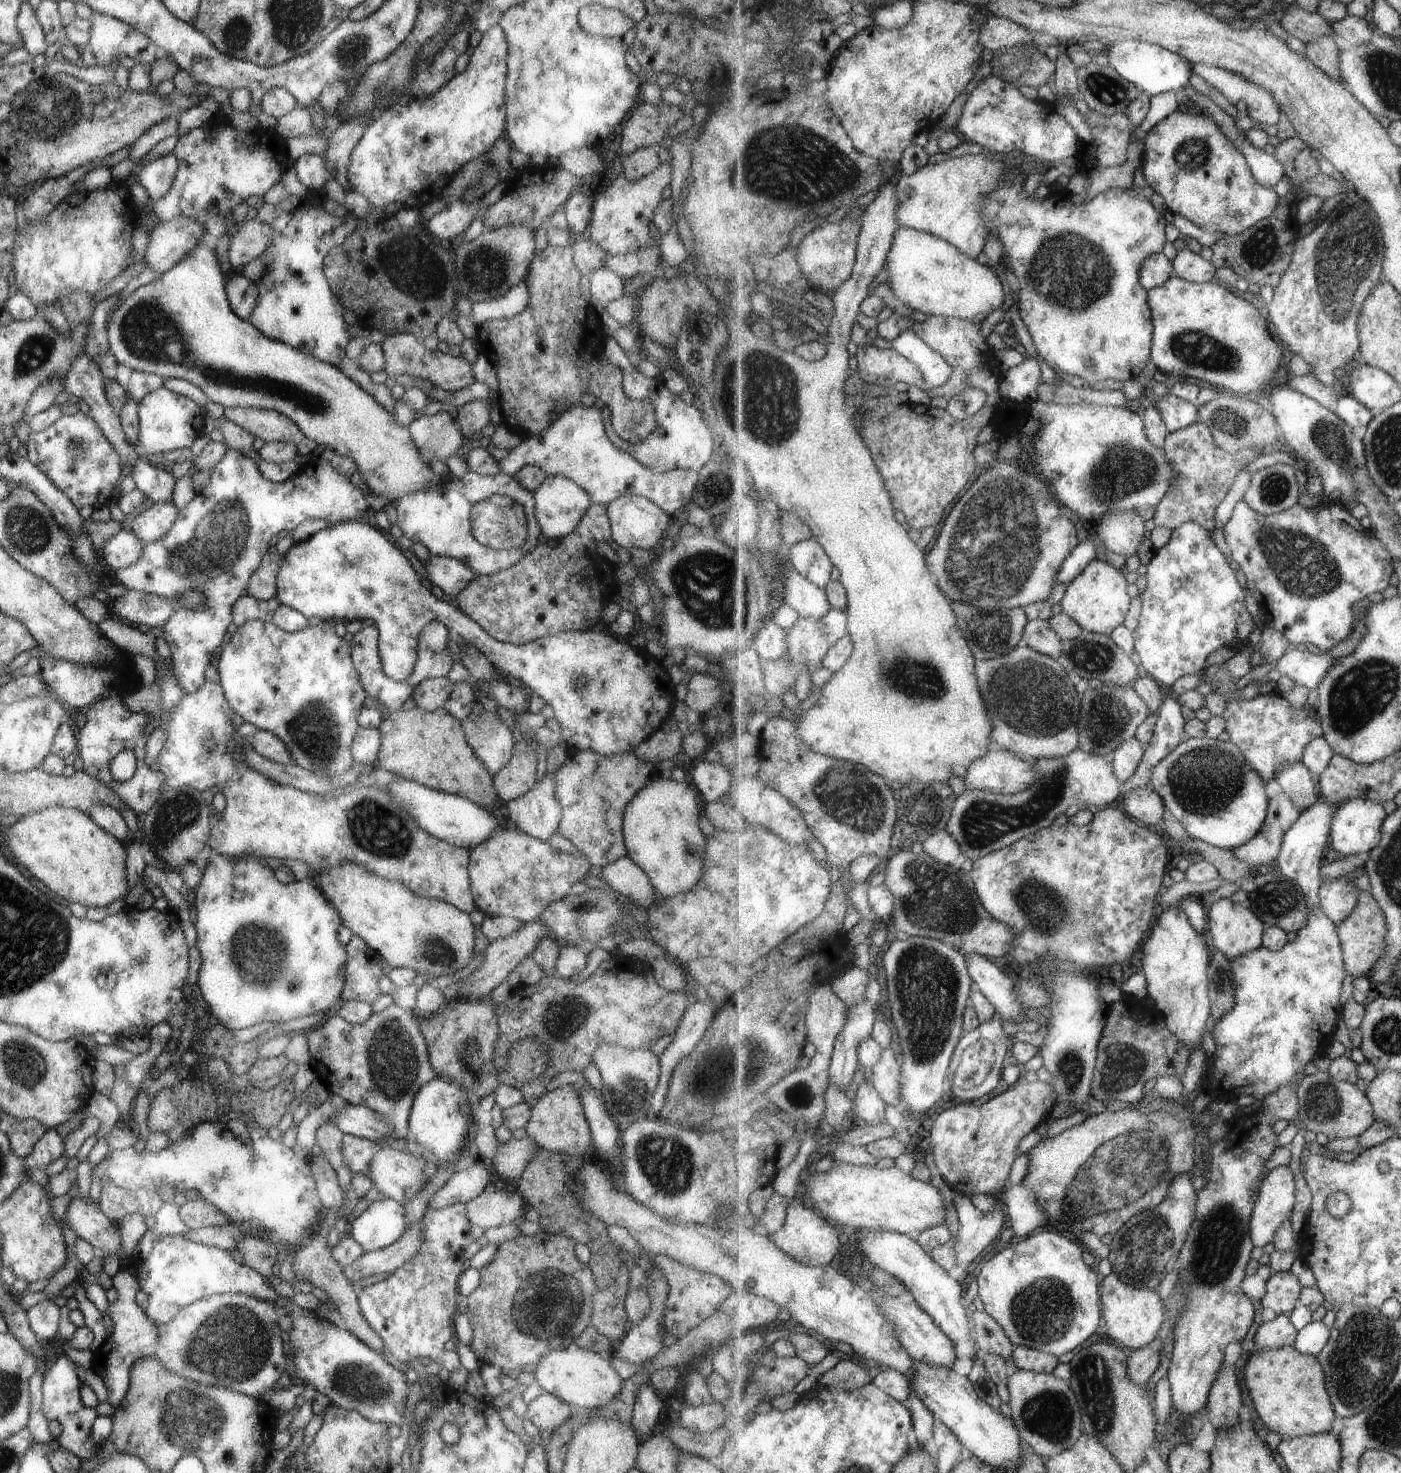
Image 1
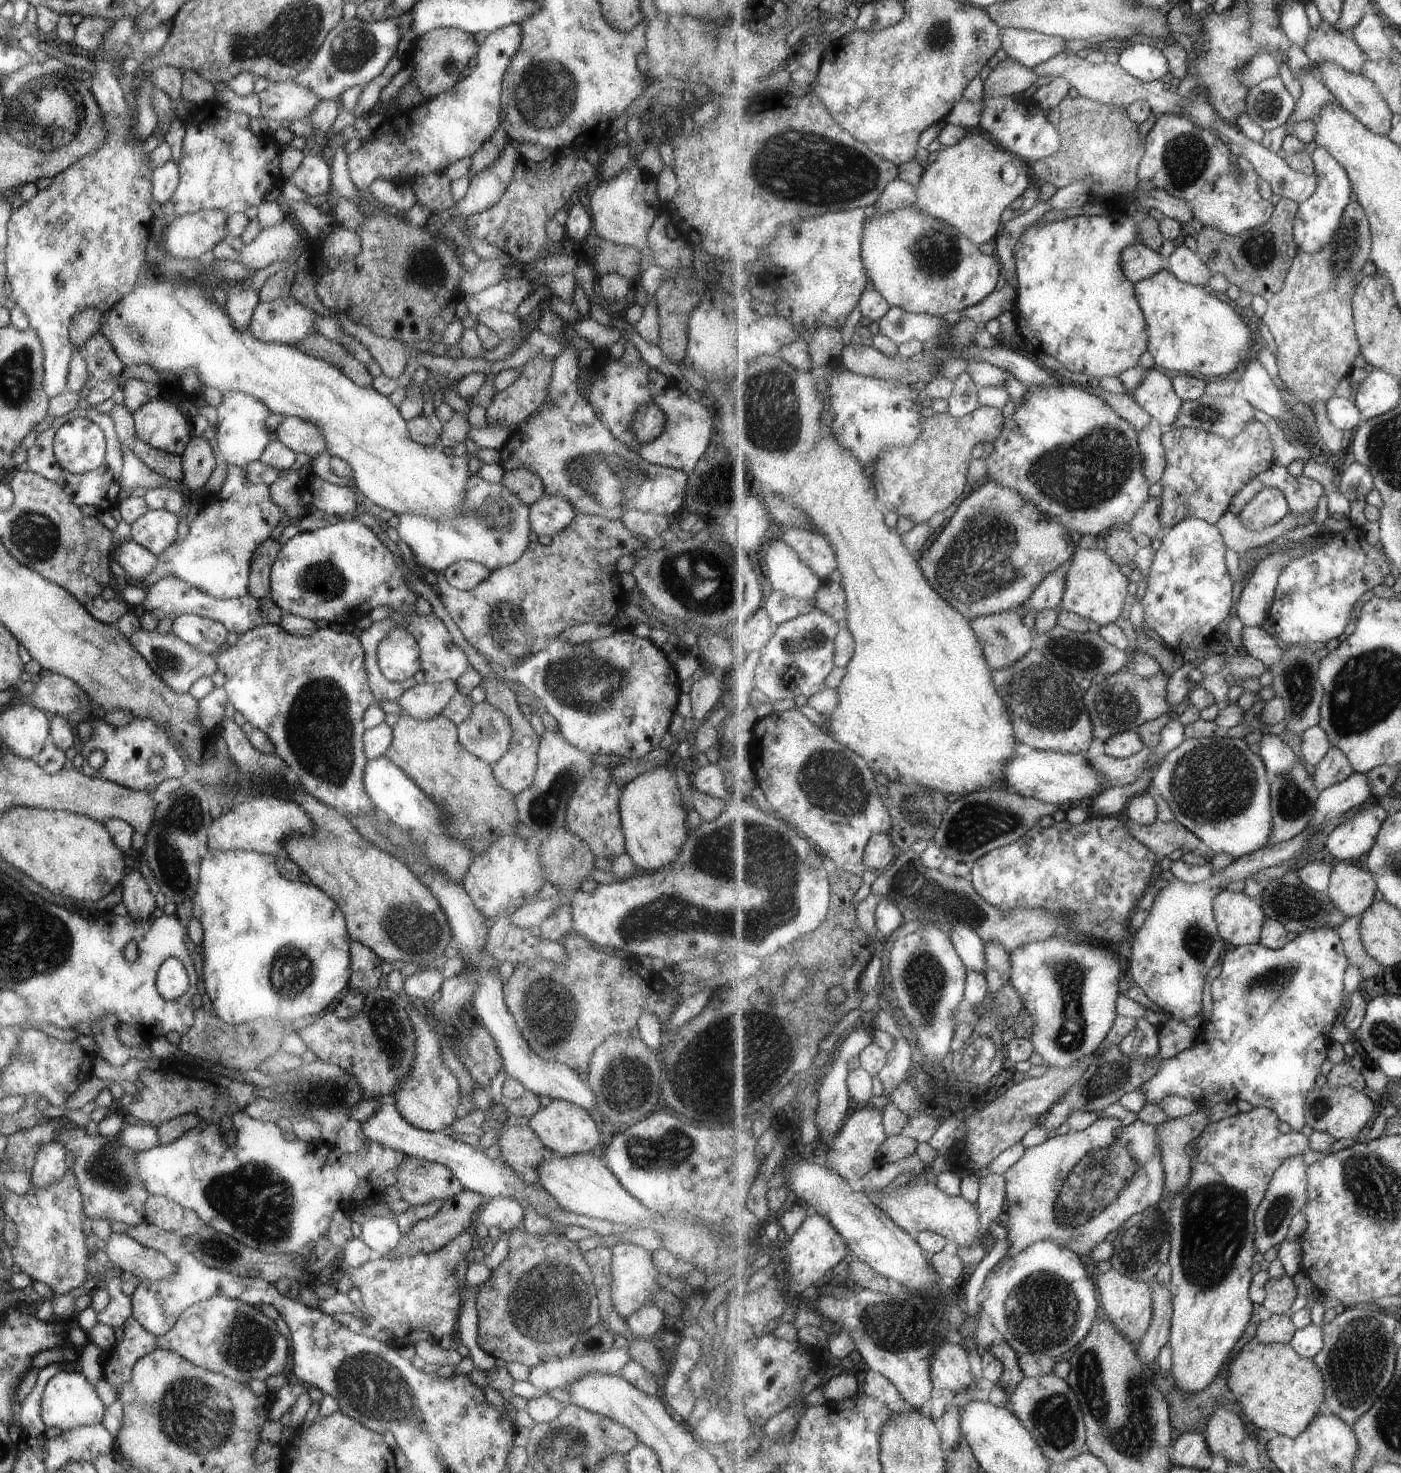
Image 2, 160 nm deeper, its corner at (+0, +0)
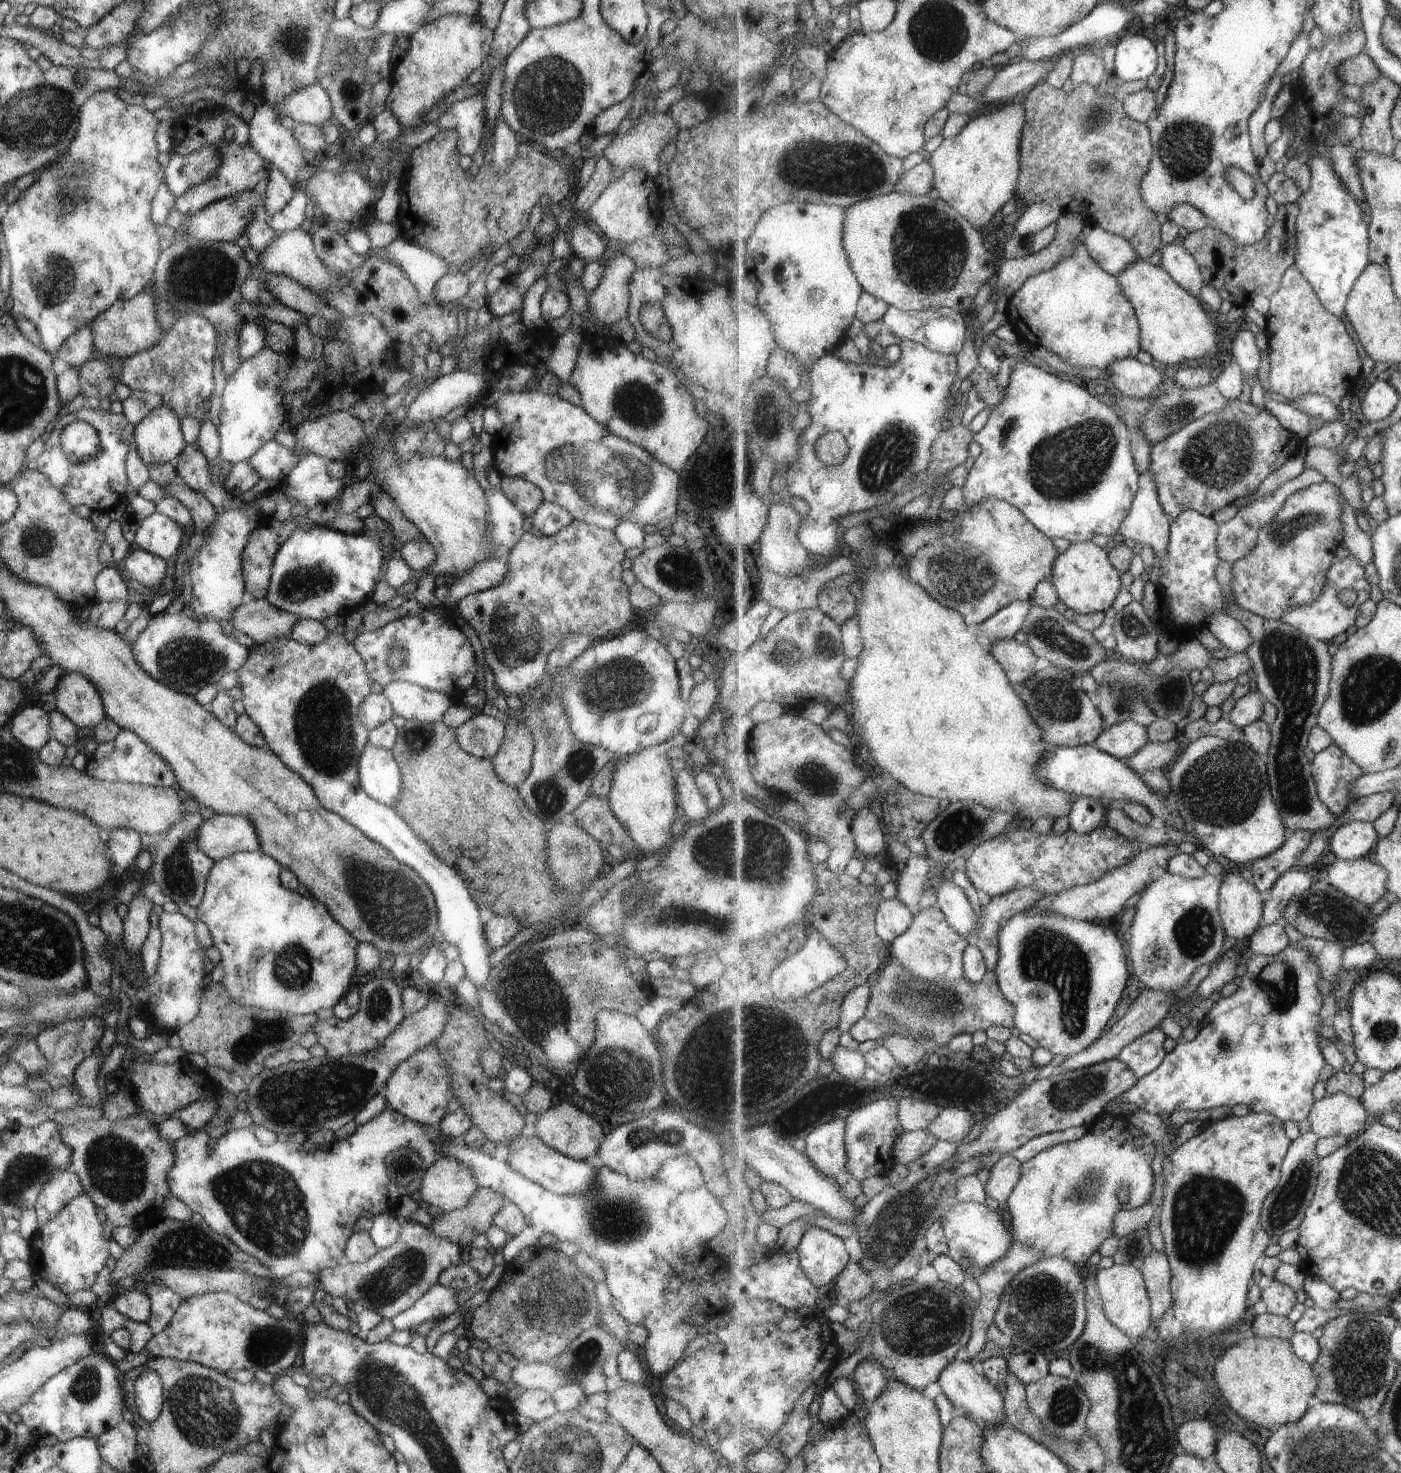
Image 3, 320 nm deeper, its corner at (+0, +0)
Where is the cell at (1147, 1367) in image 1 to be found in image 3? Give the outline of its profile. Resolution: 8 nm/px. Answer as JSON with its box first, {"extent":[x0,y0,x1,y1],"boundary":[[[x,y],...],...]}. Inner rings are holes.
{"extent":[1141,1250,1174,1327],"boundary":[[[1152,1250],[1141,1268],[1147,1290],[1152,1300],[1152,1315],[1155,1327],[1161,1316],[1174,1306],[1172,1295],[1173,1273],[1166,1251]]]}

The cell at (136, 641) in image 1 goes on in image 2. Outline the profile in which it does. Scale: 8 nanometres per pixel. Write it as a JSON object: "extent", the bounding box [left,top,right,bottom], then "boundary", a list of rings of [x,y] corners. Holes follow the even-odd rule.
{"extent":[127,630,217,696],"boundary":[[[138,630],[127,638],[127,642],[132,650],[135,650],[143,660],[150,664],[153,674],[163,682],[163,686],[169,688],[177,696],[187,693],[189,686],[195,682],[195,678],[199,678],[199,676],[211,677],[217,671],[215,656],[195,652],[195,648],[187,646],[185,642],[177,640],[169,633],[161,636],[156,631]]]}

